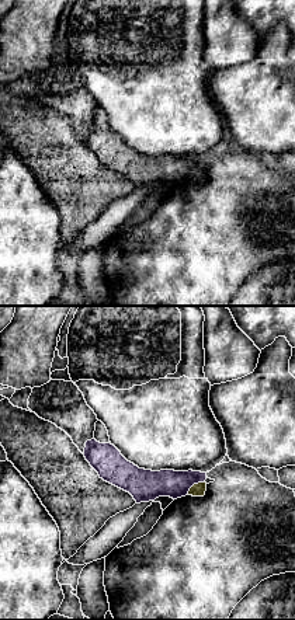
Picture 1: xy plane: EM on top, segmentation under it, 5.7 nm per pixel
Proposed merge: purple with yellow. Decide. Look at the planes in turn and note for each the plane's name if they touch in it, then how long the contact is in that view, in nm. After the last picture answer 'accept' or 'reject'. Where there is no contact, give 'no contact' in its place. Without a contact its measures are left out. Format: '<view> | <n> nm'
xy | 140 nm

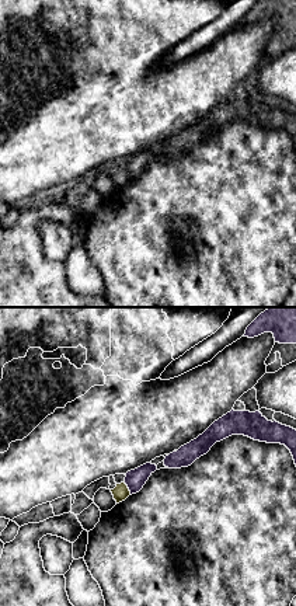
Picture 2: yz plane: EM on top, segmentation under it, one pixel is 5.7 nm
yz | 90 nm

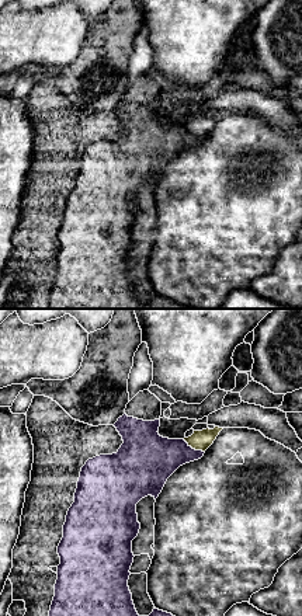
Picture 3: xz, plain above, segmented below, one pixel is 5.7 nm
xz | 150 nm

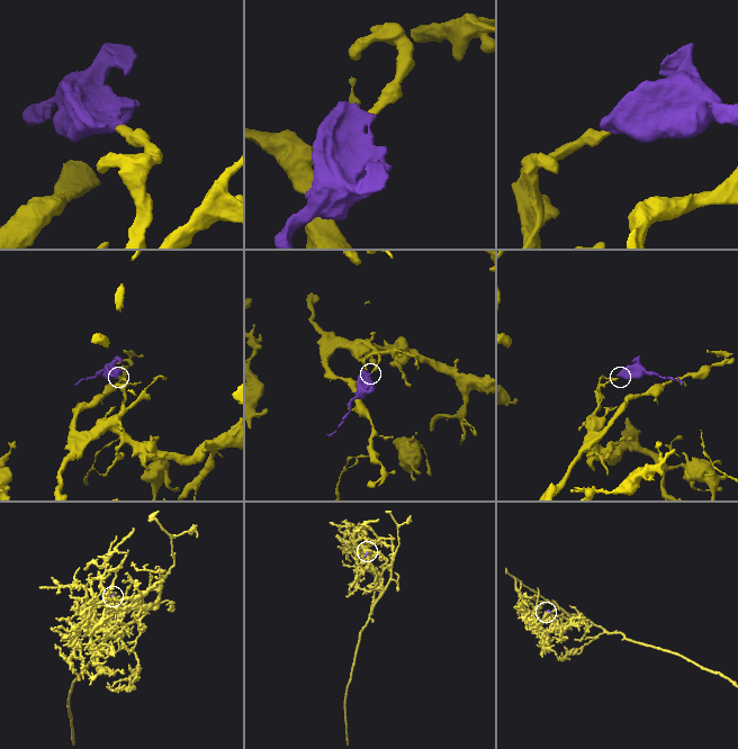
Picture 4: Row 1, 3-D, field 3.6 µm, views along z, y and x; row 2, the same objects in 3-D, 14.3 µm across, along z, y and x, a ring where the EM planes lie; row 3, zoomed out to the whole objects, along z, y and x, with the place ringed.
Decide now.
reject

